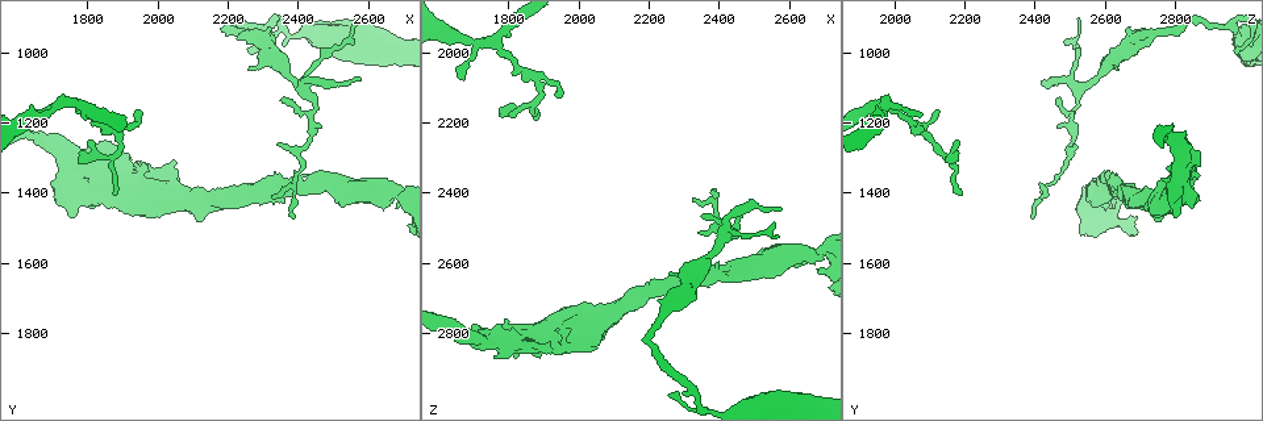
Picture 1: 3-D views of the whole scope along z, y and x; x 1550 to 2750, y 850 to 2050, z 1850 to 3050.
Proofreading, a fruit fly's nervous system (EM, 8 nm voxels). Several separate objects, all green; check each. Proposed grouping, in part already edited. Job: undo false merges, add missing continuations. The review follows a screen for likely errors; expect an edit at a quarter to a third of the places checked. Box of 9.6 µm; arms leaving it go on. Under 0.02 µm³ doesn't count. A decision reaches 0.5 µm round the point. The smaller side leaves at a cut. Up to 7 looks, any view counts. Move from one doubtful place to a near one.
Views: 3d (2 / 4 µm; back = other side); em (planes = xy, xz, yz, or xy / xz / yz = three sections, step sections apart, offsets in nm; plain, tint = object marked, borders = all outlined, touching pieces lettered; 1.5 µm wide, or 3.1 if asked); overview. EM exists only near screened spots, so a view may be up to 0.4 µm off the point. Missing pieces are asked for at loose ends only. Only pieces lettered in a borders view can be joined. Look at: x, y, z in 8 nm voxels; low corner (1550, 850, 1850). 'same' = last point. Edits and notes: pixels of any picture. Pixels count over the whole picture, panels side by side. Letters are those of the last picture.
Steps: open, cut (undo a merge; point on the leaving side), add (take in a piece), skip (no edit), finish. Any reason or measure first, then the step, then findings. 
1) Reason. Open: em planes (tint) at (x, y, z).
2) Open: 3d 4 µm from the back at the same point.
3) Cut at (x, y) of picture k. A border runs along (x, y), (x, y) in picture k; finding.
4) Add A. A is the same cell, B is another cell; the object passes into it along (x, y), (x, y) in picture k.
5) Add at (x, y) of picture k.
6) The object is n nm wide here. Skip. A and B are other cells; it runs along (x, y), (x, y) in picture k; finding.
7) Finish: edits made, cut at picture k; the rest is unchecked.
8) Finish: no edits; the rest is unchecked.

Free end. Open: 3d 4 µm at (2250, 1000, 2980).

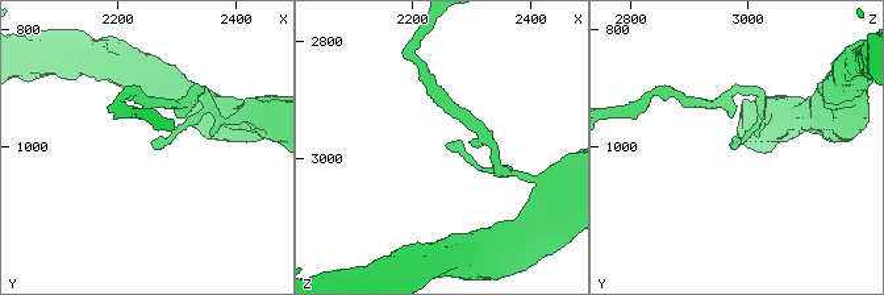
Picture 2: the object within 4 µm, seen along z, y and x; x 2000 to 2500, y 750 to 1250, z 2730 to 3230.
Shape alone is not enough. Open: em xy step 4 (borders) at (2260, 990, 2975).

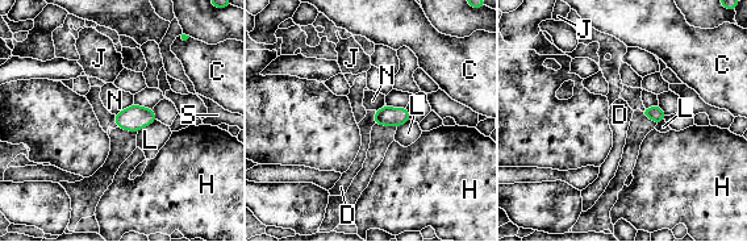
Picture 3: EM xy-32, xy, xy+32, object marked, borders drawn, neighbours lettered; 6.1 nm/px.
Open: em planes (borders) at the same point.

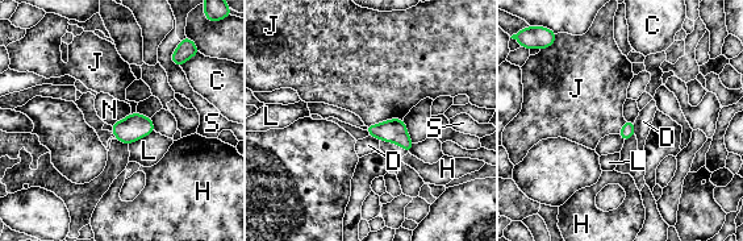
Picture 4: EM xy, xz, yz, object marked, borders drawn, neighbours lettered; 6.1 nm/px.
The longest contact is with J, 240 nm. Skip. C, D, H, J, L, N and S are other cells; a border runs along (403, 117), (389, 117), (364, 125) in picture 4; no lettered piece goes on from it.

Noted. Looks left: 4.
Thin neck. Open: 3d 4 µm at (2290, 1400, 2650).

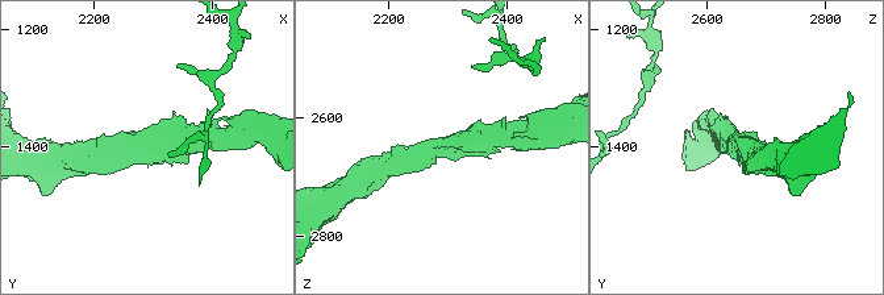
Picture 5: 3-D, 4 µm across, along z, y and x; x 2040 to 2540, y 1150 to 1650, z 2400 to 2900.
The arms are 320, 320 nm wide. Open: em planes (borders) at (2290, 1395, 2640).

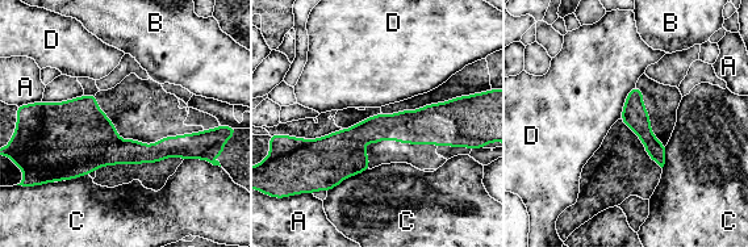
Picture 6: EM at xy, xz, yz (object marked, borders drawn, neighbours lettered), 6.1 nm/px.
Skip. A, B, C and D are other cells; continuous, no second neuron.

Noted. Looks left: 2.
Thin end. Open: em planes (borders) at (1940, 1170, 2130).

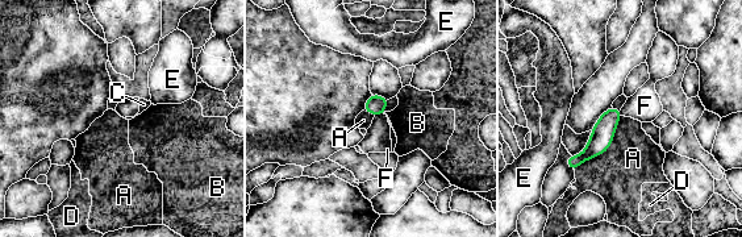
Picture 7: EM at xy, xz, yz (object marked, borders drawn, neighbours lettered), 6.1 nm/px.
The longest contact is with A, 440 nm. Skip. A, B, C, D, E and F are other cells; it runs along (617, 112), (600, 140), (570, 162) in picture 7; no lettered piece goes on from it.

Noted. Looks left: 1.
Finish: no edits; the rest is unchecked.

